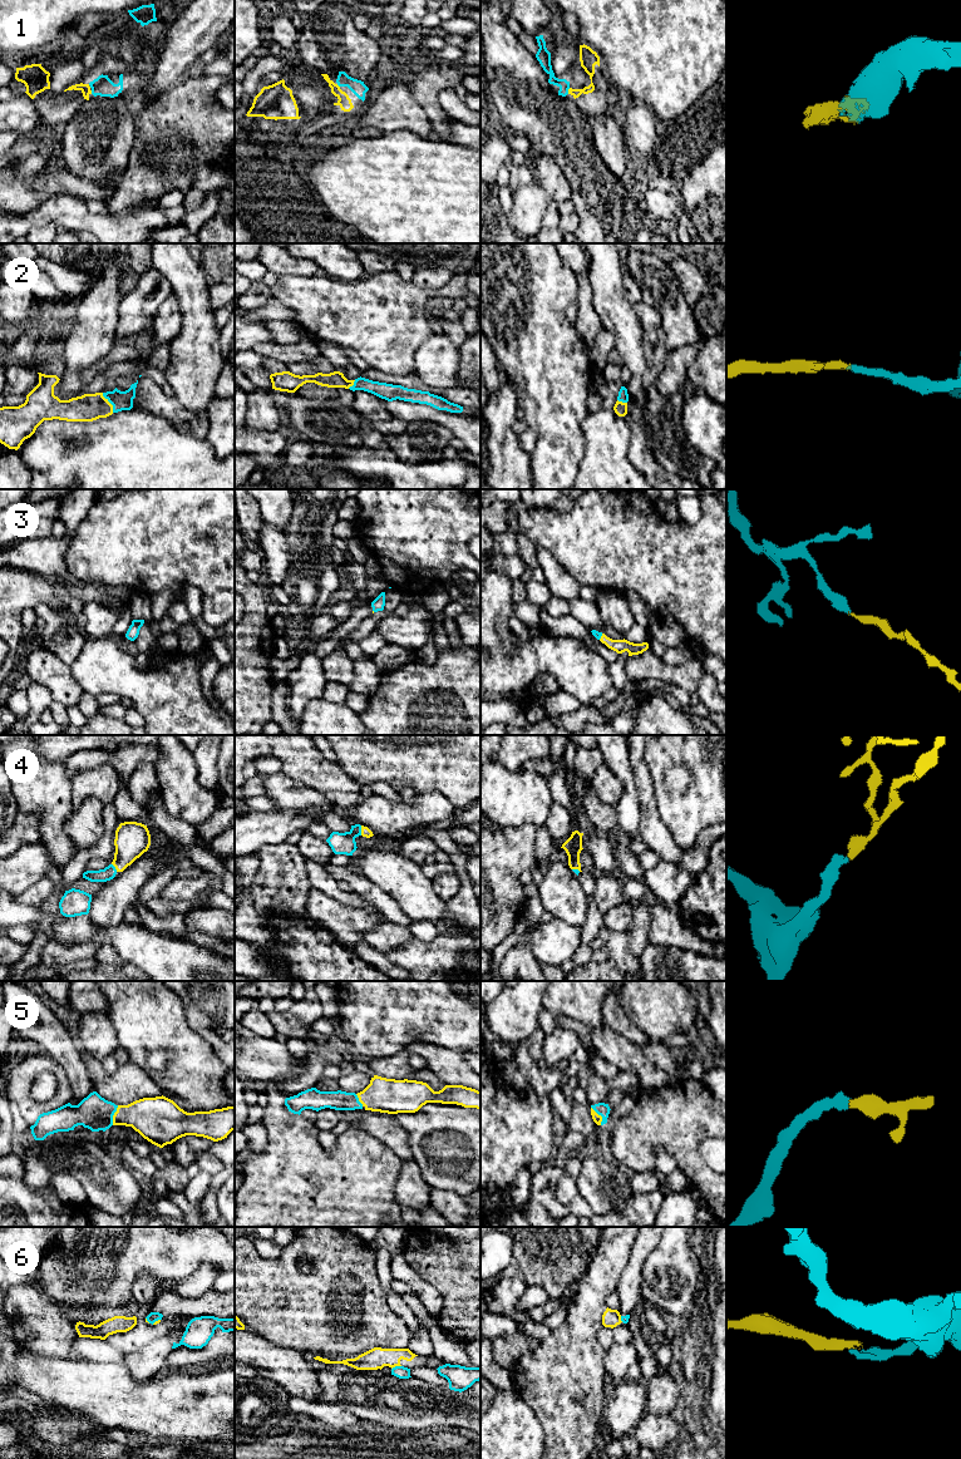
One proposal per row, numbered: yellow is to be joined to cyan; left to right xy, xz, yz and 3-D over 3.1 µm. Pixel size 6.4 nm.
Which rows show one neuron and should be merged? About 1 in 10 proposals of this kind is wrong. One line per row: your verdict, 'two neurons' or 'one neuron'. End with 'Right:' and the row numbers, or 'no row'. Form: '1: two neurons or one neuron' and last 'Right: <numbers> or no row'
1: one neuron
2: one neuron
3: one neuron
4: one neuron
5: one neuron
6: two neurons
Right: 1, 2, 3, 4, 5

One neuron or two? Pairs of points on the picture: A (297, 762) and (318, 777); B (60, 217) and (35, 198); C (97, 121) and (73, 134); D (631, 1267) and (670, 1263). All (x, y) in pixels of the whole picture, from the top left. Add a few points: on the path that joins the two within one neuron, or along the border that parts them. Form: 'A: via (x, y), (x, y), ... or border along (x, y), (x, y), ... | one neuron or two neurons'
A: via (302, 762), (313, 772) | one neuron
B: border along (70, 196), (52, 196), (34, 210) | two neurons
C: via (90, 127), (83, 134), (79, 134) | one neuron
D: border along (659, 1241), (659, 1245), (644, 1263), (640, 1295) | two neurons

